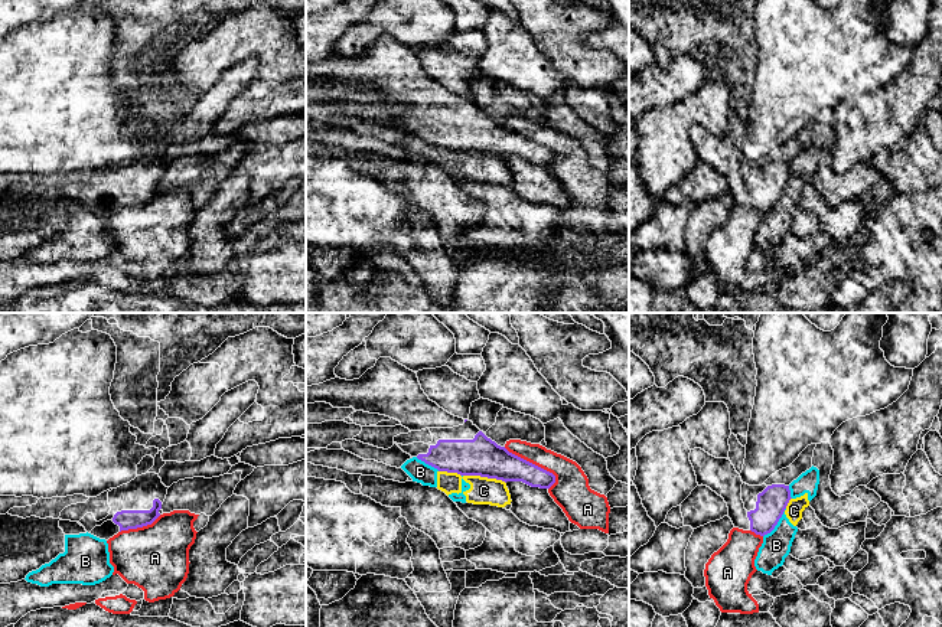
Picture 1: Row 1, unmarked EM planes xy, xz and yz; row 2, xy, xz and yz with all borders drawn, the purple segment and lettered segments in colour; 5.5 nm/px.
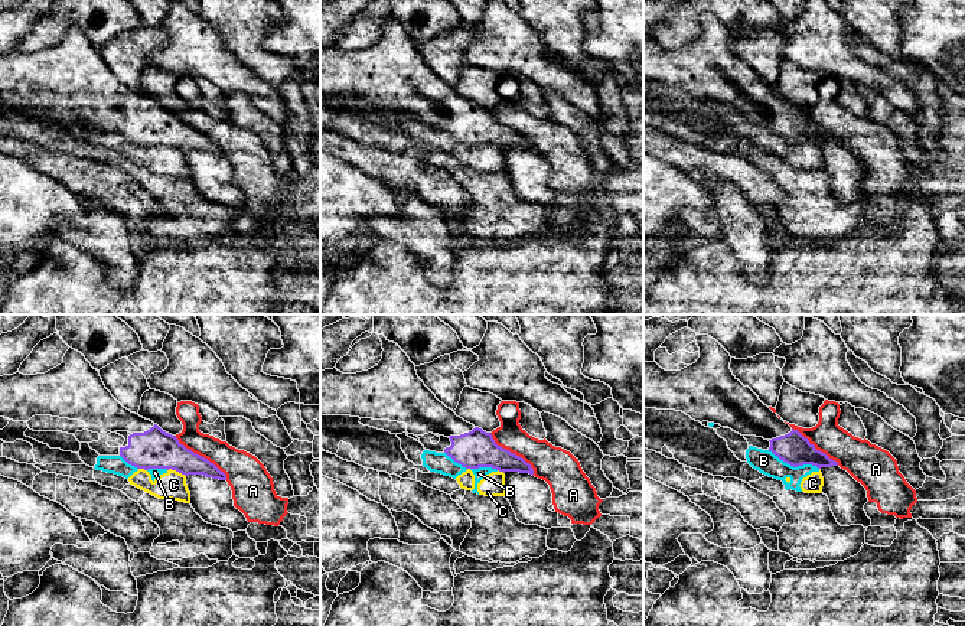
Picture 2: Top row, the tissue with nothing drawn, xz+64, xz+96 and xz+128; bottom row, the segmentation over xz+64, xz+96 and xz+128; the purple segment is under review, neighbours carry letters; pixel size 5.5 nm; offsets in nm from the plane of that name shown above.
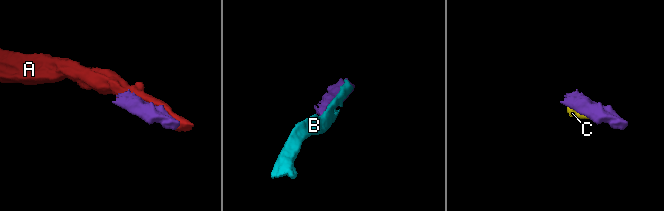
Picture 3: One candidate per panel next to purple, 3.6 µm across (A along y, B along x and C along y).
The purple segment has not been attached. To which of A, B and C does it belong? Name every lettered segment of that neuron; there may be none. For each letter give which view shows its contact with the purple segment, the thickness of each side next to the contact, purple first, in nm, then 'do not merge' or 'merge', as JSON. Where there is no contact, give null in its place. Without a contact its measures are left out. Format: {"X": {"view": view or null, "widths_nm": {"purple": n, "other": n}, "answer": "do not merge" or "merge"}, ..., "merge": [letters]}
{"A": {"view": "xz", "widths_nm": {"purple": 200, "other": 180}, "answer": "do not merge"}, "B": {"view": "yz", "widths_nm": {"purple": 160, "other": 160}, "answer": "do not merge"}, "C": {"view": "xz", "widths_nm": {"purple": 220, "other": 150}, "answer": "do not merge"}, "merge": []}

